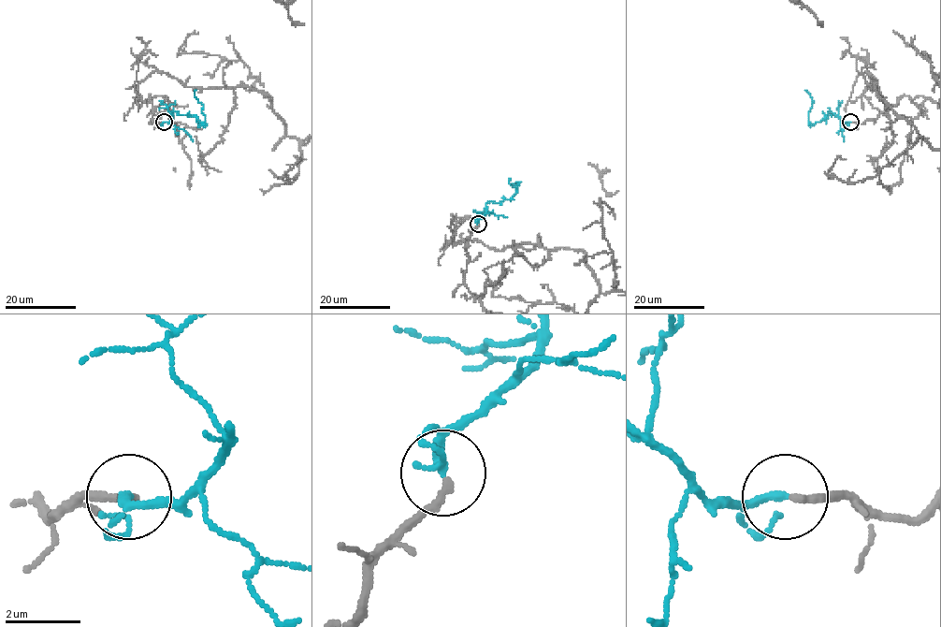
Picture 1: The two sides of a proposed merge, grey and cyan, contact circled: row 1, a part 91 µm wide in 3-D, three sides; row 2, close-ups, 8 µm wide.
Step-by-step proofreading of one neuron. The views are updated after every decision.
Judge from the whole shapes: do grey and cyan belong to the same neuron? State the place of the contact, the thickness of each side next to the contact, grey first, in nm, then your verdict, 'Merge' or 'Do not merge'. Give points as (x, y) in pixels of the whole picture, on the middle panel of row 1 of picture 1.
Place: (478, 224). Thickness 220 nm (grey) against 170 nm. Merge

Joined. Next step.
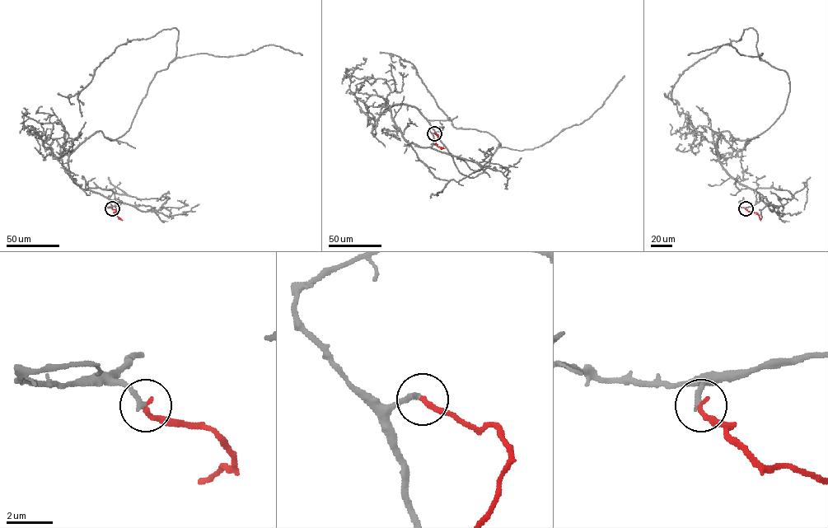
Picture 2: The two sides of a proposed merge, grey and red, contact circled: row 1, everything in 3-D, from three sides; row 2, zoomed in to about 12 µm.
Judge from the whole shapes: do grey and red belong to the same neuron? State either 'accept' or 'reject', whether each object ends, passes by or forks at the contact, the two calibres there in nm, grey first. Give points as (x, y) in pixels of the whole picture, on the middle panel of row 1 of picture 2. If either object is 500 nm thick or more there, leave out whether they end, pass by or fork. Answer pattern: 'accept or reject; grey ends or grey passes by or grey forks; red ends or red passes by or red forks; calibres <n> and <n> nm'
accept; grey ends; red ends; calibres 240 and 240 nm

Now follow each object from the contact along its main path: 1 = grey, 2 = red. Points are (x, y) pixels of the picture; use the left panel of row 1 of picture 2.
1: (112, 208), (72, 179), (68, 156), (97, 131), (128, 129), (178, 31), (119, 45), (78, 95), (81, 116)
2: (112, 208), (121, 219), (118, 218)

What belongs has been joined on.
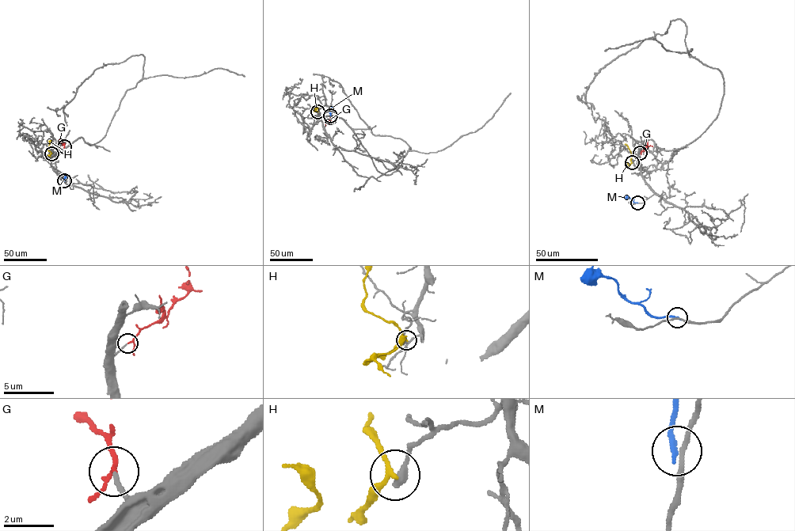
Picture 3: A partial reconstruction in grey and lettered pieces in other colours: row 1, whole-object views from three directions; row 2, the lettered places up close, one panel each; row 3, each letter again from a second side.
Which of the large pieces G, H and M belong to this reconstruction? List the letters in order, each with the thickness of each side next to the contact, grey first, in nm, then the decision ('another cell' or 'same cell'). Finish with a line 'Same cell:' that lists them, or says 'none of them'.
G: 150 nm thick on the grey side, 120 nm on the other; same cell
H: 360 nm thick on the grey side, 150 nm on the other; another cell
M: 170 nm thick on the grey side, 220 nm on the other; another cell
Same cell: G

